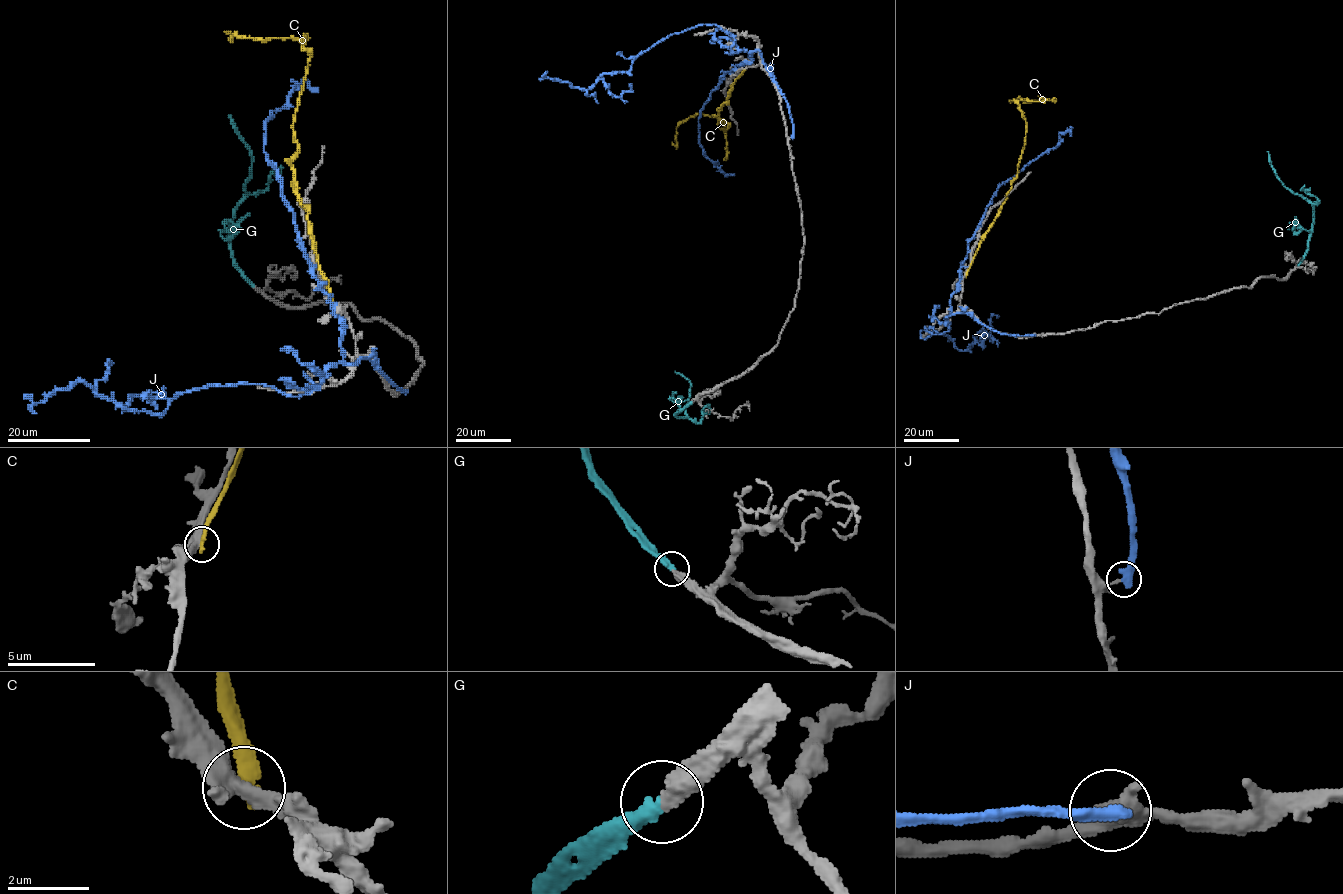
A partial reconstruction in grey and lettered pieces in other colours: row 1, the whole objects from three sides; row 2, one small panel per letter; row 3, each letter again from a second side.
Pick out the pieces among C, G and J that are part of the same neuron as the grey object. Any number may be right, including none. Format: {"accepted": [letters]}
{"accepted": ["G"]}

